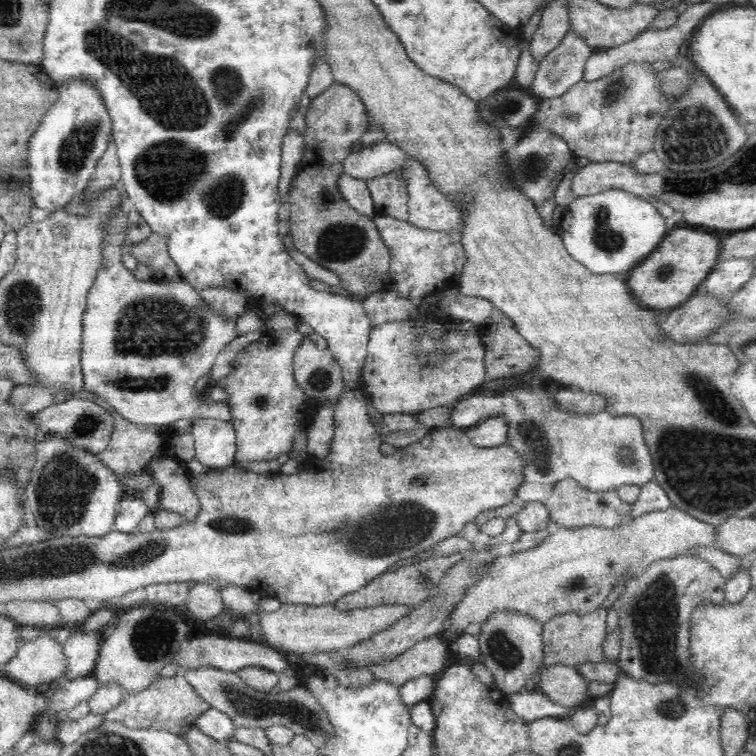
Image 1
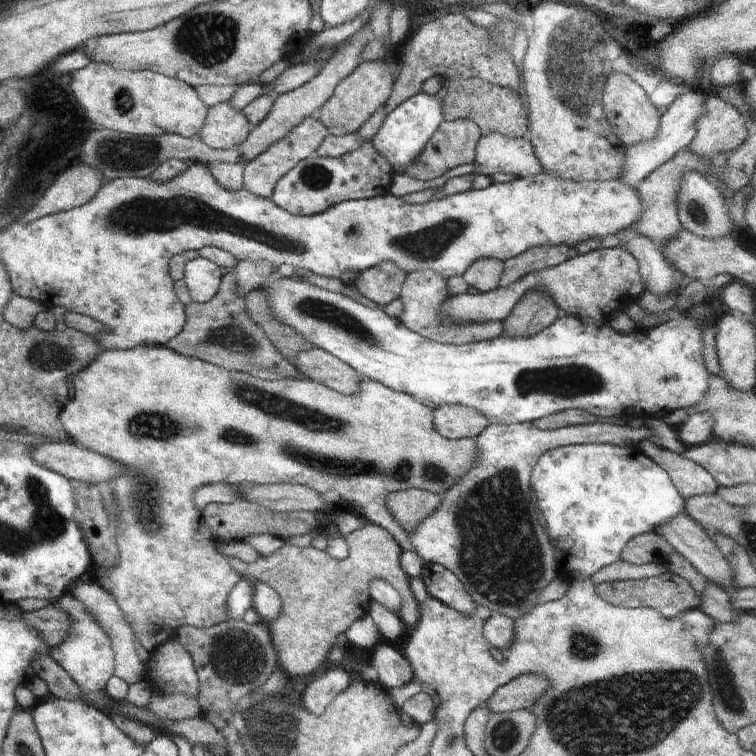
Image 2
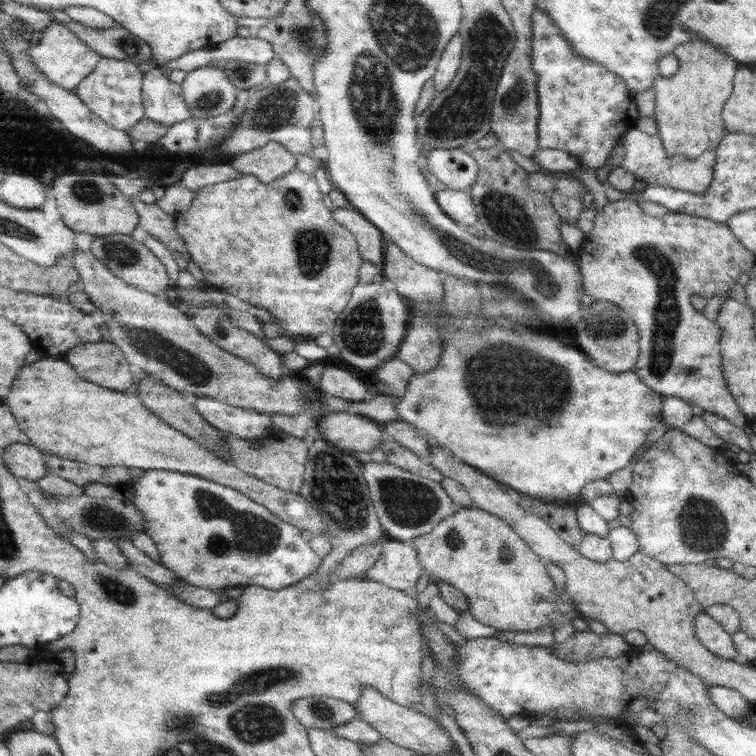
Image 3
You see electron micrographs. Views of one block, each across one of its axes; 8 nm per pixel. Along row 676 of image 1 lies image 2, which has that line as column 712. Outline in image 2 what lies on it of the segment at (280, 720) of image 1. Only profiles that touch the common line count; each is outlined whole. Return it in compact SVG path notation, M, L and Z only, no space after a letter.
M698 171L683 174L679 195L677 196L677 213L684 230L703 239L714 240L733 236L738 227L735 228L729 207L723 194Z

